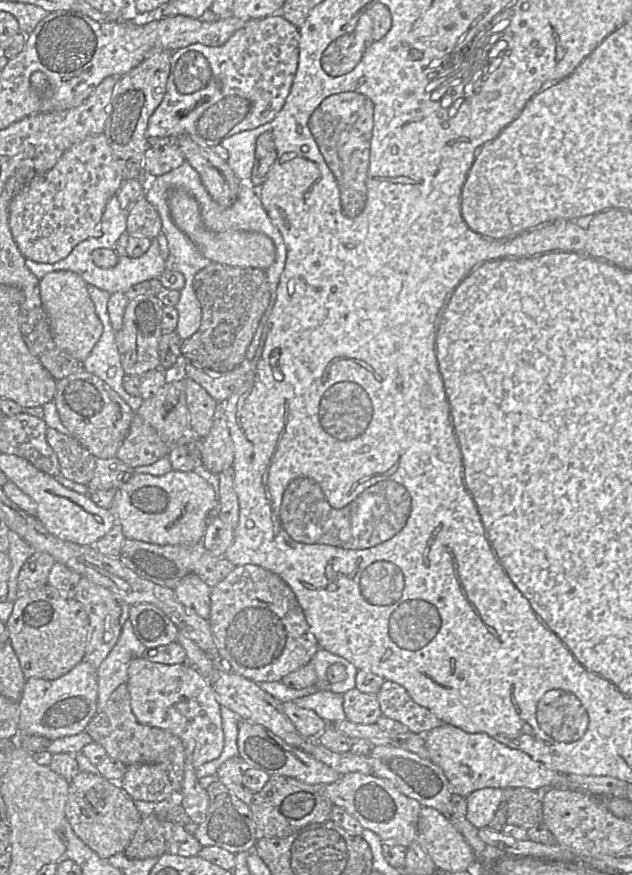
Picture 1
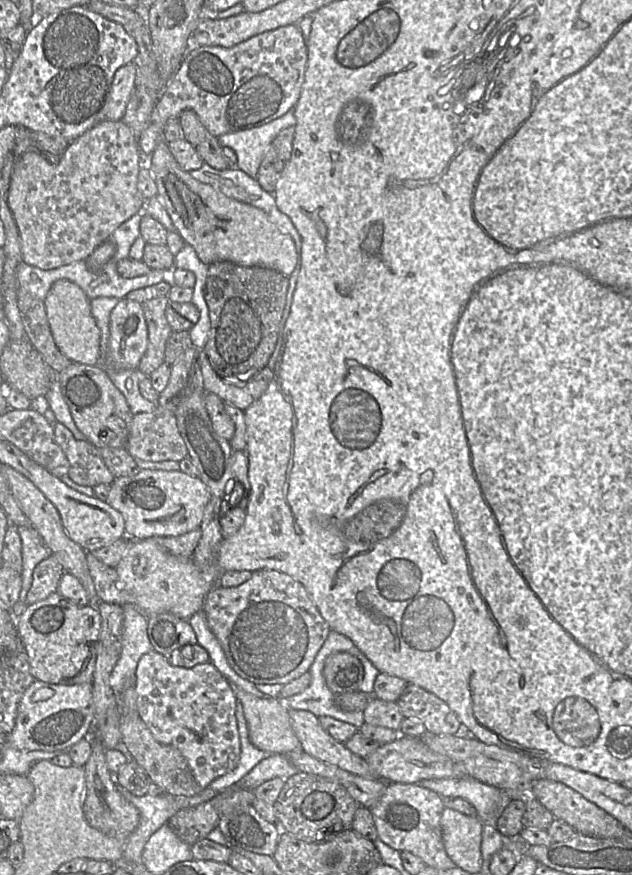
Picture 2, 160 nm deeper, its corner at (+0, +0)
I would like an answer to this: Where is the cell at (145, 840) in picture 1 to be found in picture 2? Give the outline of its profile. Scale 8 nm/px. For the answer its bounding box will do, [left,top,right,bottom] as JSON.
[167,801,220,845]

